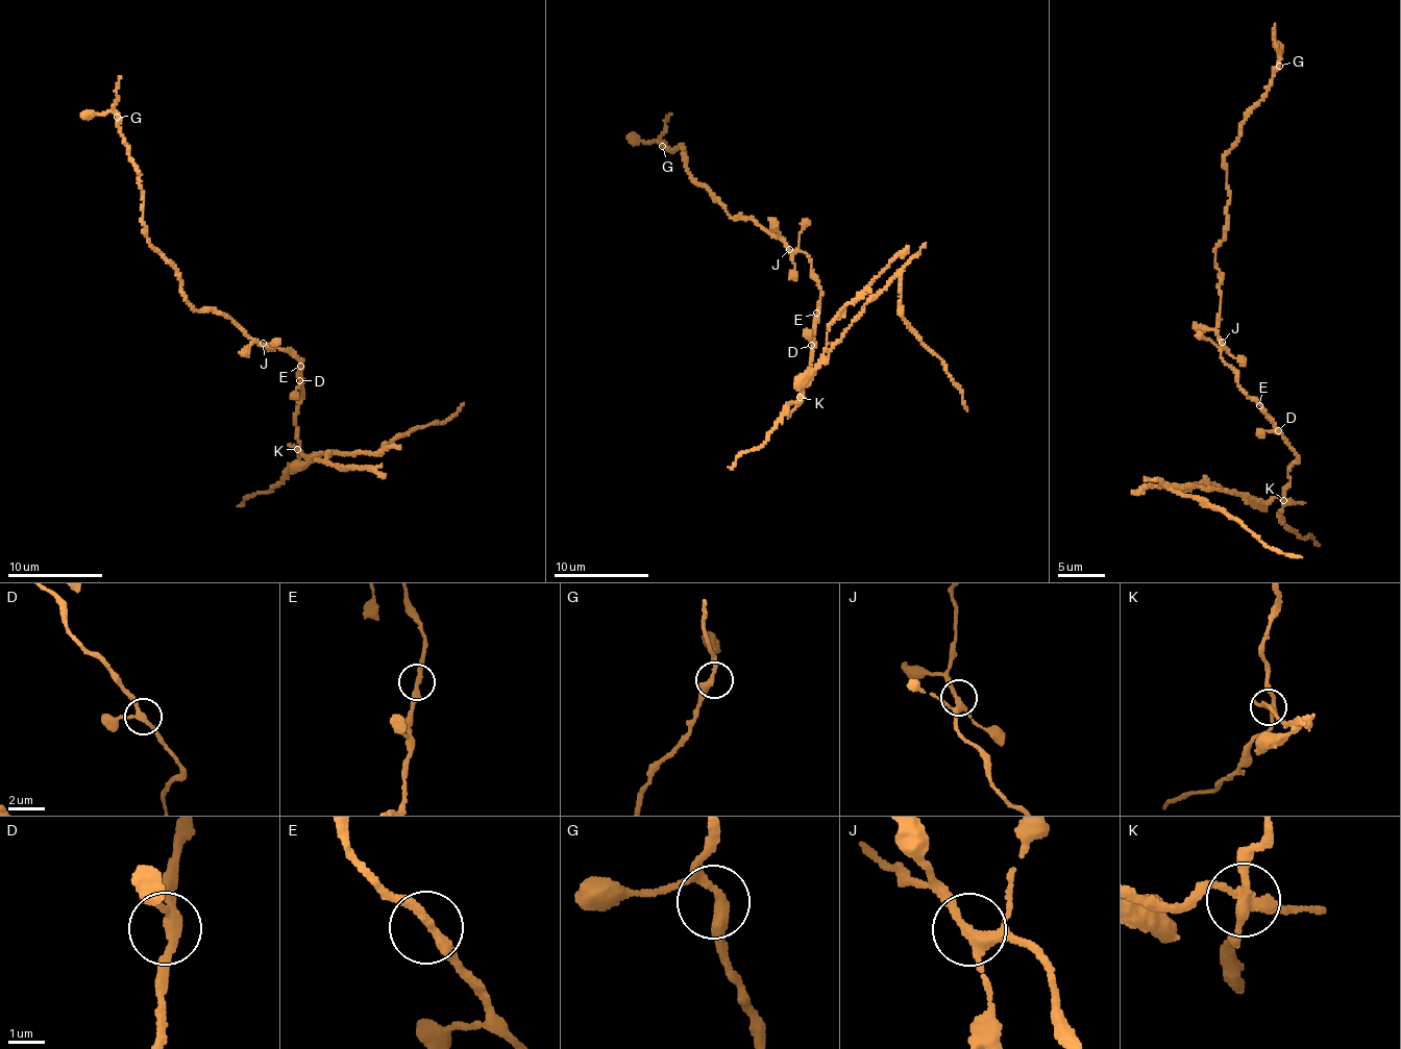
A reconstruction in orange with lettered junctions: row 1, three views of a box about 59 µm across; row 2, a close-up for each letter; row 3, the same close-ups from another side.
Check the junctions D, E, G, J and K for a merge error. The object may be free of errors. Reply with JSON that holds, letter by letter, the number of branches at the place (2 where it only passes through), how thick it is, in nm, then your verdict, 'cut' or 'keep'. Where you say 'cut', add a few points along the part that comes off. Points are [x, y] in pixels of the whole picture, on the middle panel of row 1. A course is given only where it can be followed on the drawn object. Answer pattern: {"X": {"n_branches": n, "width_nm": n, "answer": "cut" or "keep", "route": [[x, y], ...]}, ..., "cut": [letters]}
{"D": {"n_branches": 3, "width_nm": 240, "answer": "keep"}, "E": {"n_branches": 2, "width_nm": 280, "answer": "keep"}, "G": {"n_branches": 3, "width_nm": 260, "answer": "keep"}, "J": {"n_branches": 4, "width_nm": 260, "answer": "keep"}, "K": {"n_branches": 4, "width_nm": 240, "answer": "cut", "route": [[801, 396], [804, 383], [844, 331], [896, 277], [901, 290], [901, 314], [940, 359], [967, 410]]}, "cut": ["K"]}

